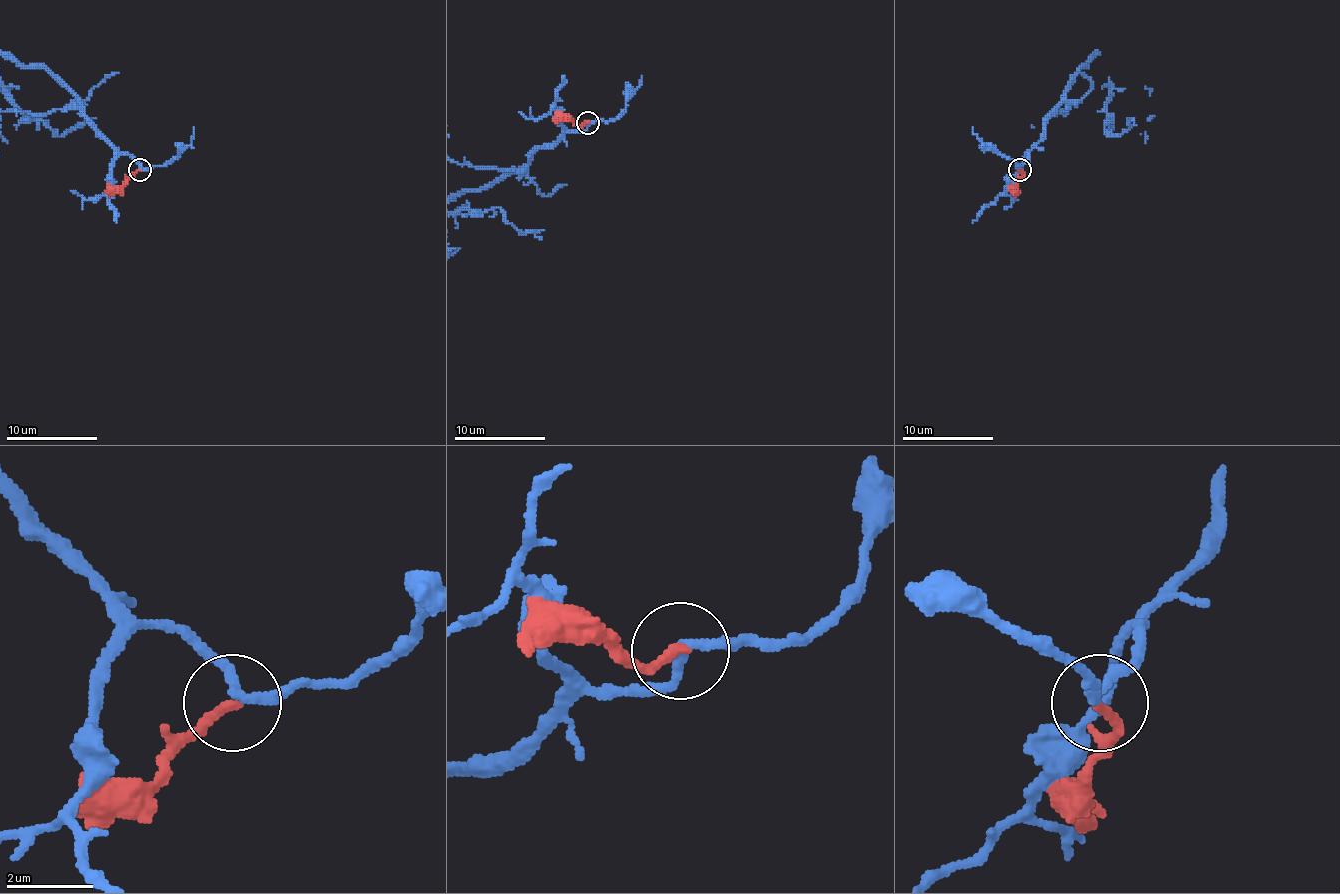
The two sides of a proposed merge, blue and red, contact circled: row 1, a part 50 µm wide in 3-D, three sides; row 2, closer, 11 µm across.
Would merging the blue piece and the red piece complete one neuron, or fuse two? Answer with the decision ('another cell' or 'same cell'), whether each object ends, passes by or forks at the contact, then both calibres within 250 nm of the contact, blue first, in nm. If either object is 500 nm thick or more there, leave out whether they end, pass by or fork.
another cell; blue passes by; red ends there; 240 nm thick on the blue side, 220 nm on the other

